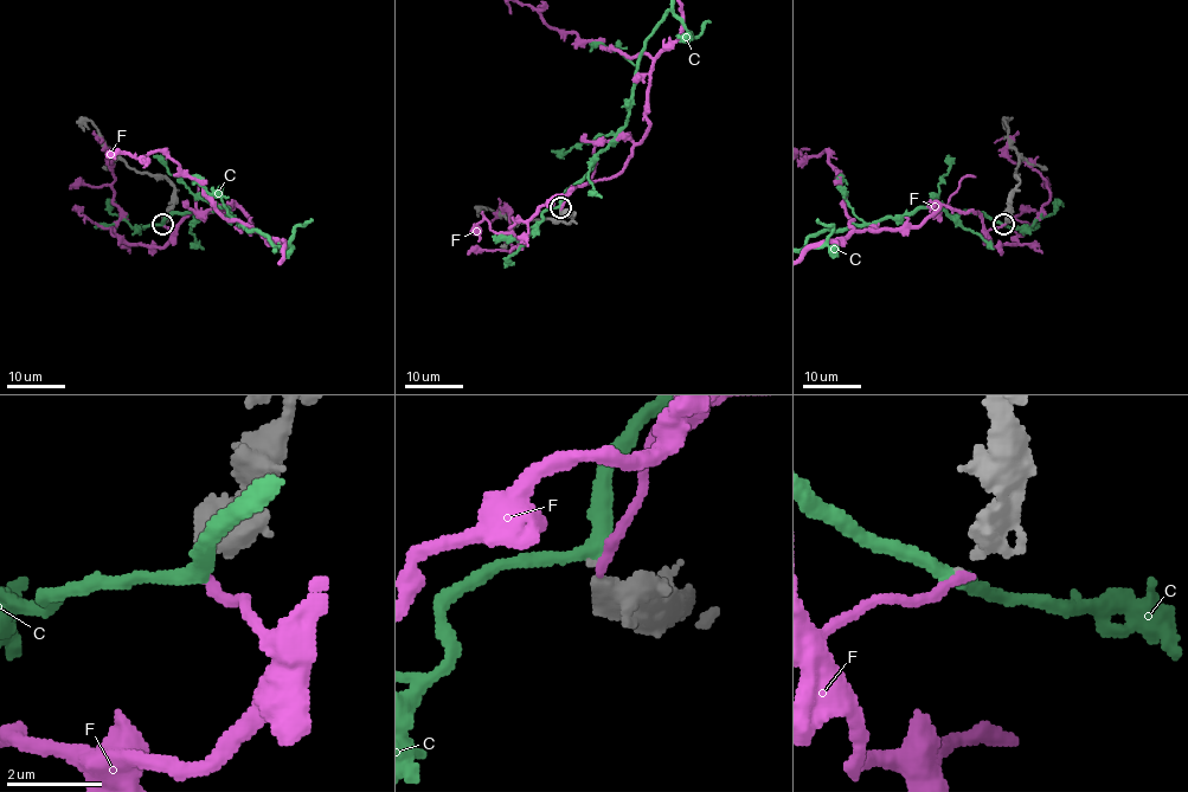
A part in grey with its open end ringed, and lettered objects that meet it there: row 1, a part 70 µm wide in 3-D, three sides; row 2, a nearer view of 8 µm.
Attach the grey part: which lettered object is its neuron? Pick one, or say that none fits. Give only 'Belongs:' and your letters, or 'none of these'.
Belongs: C

